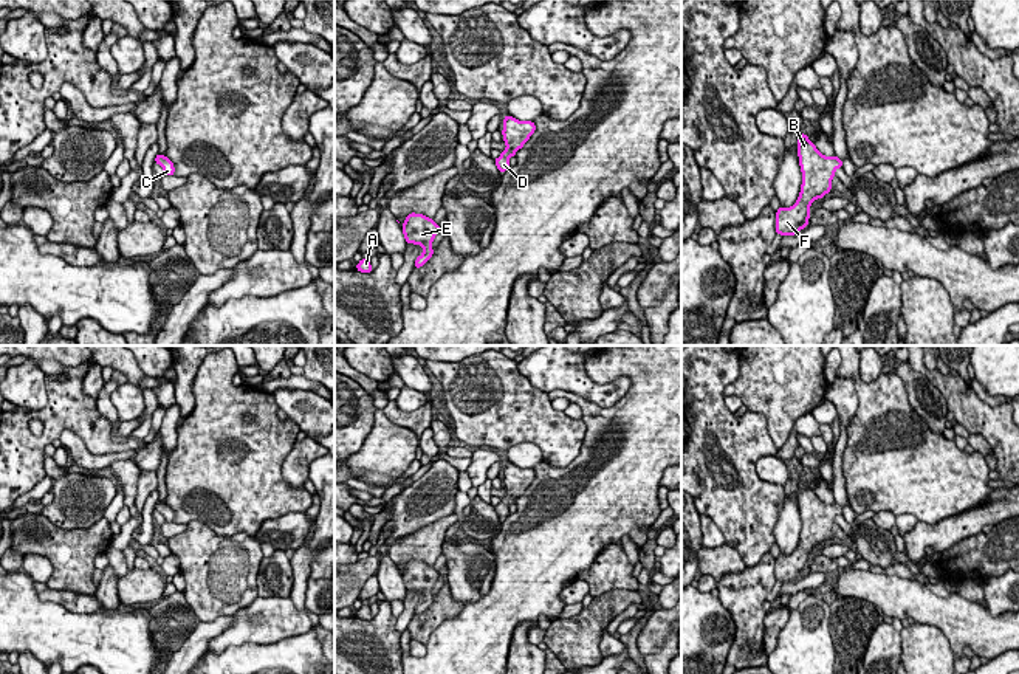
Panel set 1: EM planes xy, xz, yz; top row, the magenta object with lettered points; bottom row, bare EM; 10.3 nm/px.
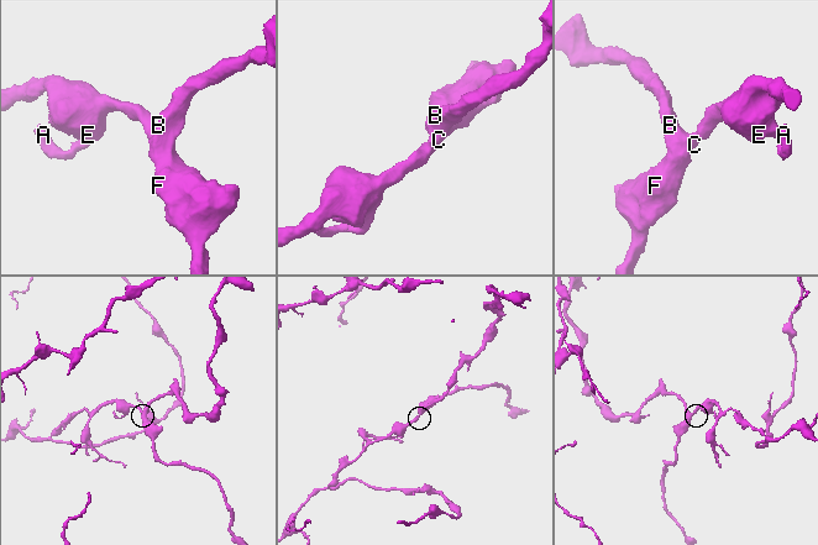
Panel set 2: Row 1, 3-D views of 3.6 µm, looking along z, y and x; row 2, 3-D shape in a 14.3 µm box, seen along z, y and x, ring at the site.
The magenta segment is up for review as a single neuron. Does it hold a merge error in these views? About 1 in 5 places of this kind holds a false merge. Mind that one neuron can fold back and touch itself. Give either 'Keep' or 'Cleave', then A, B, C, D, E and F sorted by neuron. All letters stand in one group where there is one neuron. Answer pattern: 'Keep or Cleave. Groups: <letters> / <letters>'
Keep. Groups: A B C D E F

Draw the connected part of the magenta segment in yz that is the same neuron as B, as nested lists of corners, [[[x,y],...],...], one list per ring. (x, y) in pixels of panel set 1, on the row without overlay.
[[[805,480],[798,485],[798,504],[802,519],[799,545],[791,555],[776,558],[776,581],[794,583],[807,575],[810,552],[832,538],[835,518],[842,514],[841,505],[824,504]]]

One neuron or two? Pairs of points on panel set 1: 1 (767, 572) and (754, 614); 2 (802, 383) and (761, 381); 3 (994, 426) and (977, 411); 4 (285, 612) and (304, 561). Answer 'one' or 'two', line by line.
1: one
2: one
3: one
4: two

